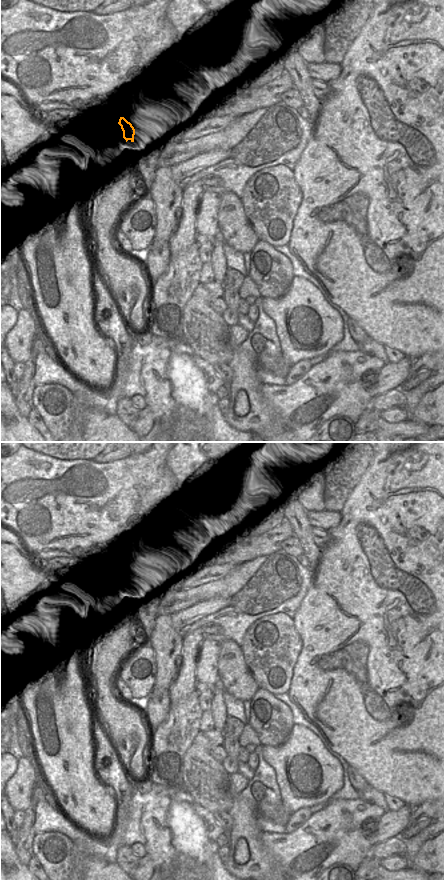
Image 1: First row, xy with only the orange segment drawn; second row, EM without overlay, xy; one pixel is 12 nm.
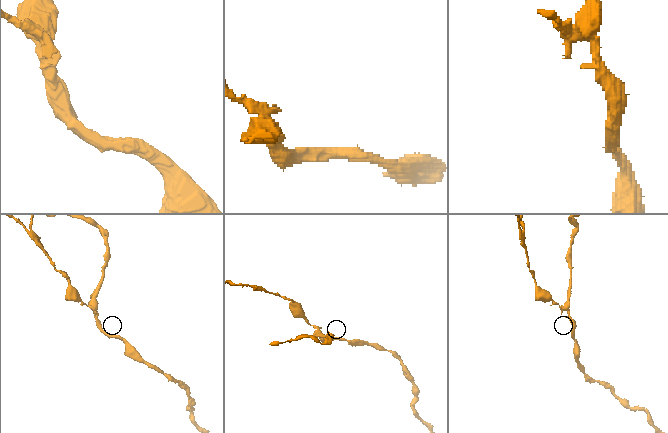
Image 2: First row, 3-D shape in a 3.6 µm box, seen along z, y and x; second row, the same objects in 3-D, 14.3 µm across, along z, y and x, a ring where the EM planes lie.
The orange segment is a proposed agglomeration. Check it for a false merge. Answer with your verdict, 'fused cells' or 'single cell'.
fused cells

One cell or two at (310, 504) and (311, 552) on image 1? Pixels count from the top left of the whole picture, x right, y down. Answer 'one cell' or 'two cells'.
two cells

